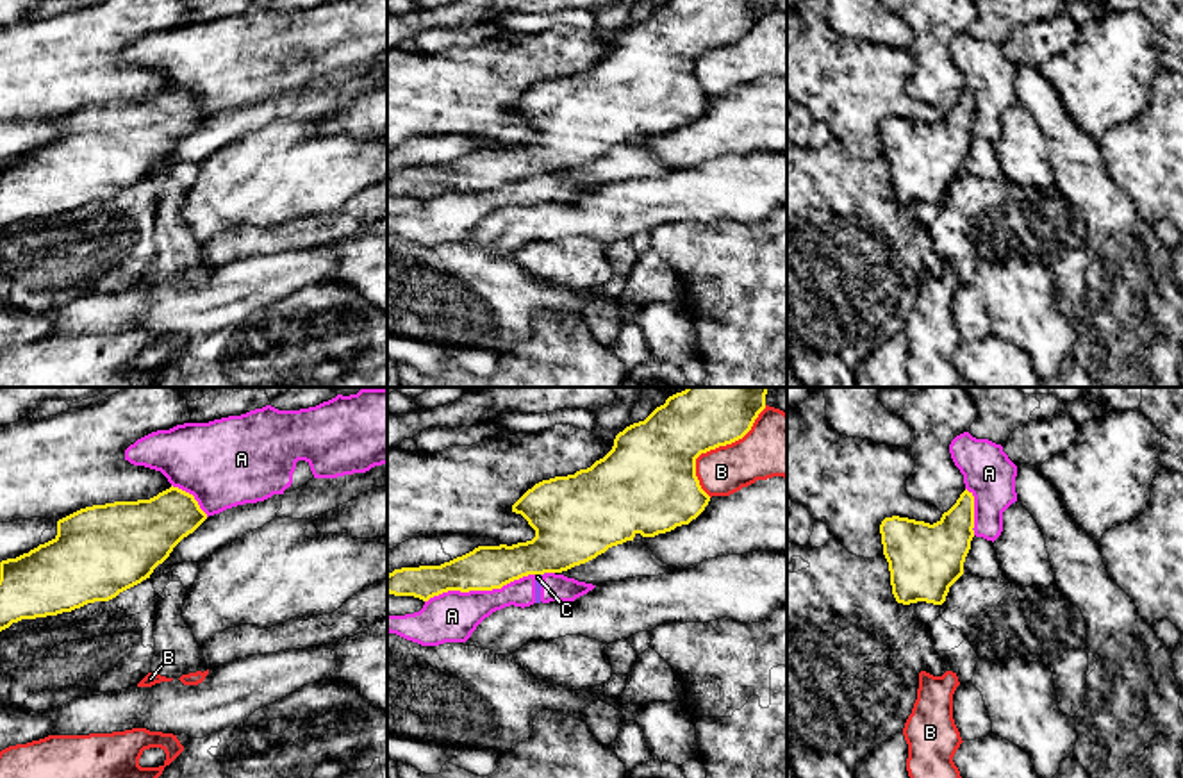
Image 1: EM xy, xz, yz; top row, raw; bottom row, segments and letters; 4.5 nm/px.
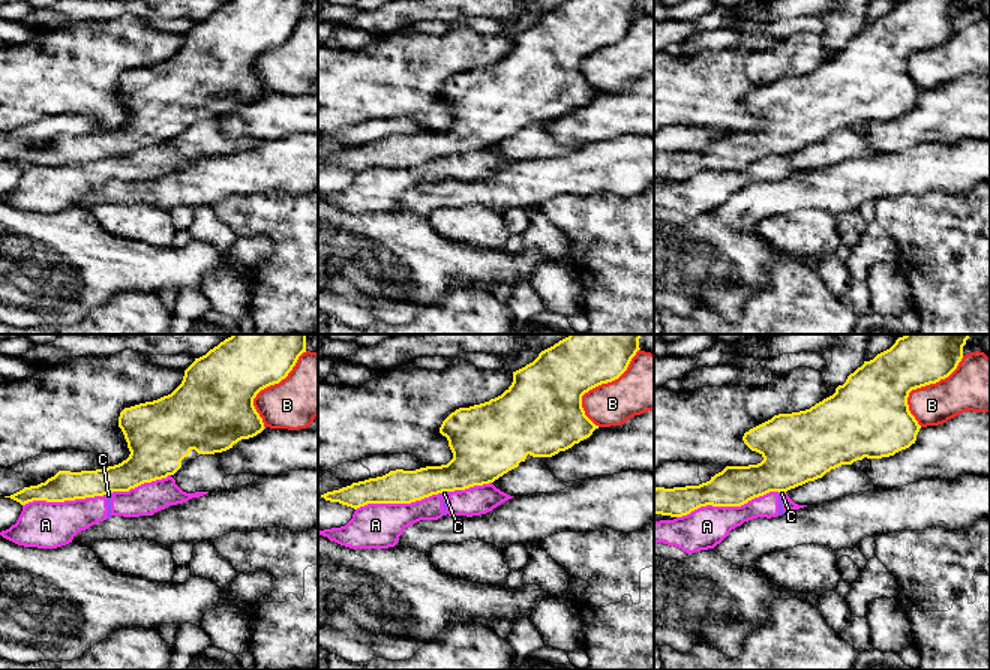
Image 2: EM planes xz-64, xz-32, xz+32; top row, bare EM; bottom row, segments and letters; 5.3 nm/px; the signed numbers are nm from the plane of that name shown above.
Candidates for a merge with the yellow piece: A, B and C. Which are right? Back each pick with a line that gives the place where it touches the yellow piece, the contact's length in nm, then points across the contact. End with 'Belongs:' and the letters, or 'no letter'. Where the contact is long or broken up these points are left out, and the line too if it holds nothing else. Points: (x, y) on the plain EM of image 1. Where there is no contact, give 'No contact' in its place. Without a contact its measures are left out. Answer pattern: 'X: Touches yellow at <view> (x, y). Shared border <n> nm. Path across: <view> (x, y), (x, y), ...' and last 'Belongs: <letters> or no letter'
Belongs: no letter

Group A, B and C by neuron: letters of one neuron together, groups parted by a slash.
A C / B

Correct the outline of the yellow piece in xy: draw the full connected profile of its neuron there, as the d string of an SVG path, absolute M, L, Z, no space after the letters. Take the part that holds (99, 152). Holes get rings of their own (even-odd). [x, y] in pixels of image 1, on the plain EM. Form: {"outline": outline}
{"outline": "M173 86L150 100L93 105L59 120L52 141L0 162L0 232L21 219L57 216L116 198L150 178L205 120L194 96Z"}

